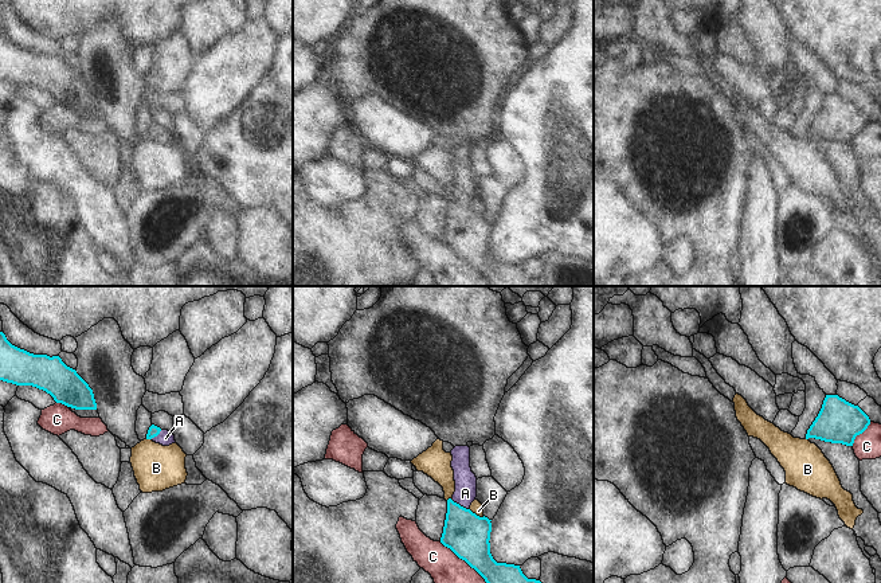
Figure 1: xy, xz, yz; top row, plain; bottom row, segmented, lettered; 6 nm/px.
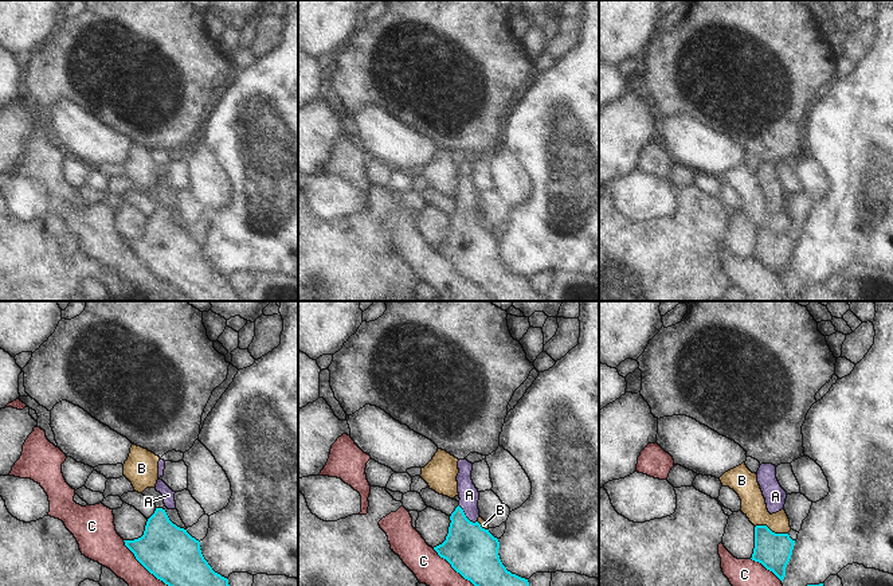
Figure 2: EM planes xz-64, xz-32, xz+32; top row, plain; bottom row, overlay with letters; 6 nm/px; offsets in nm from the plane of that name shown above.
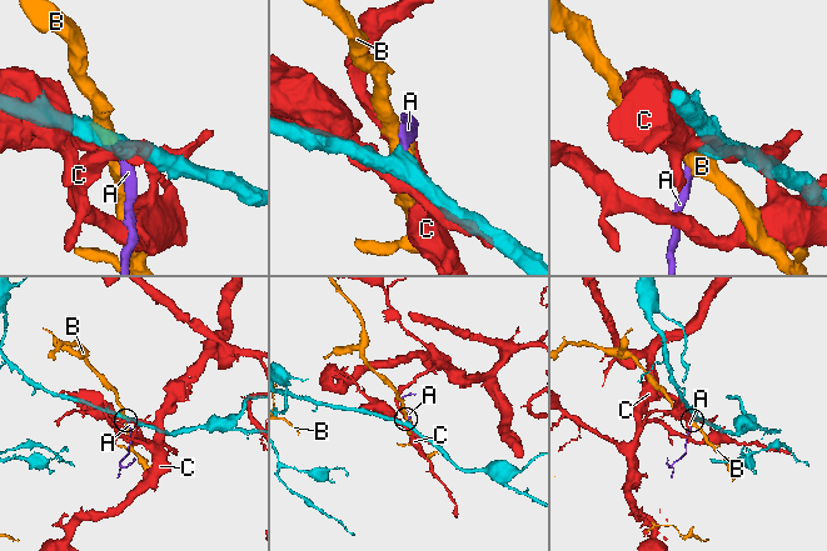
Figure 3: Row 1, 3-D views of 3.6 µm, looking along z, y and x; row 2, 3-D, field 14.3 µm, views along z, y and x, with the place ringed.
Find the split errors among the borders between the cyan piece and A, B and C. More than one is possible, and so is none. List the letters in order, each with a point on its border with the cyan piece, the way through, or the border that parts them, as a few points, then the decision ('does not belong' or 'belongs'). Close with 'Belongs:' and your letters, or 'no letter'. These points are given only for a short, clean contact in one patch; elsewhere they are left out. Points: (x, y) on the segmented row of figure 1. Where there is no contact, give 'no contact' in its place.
A: xz (458, 504) | across xz (468, 535), (458, 517), (458, 504), (465, 493) | belongs
B: xz (476, 515) | along xz (469, 508), (477, 515), (484, 516) | does not belong
C: xz (464, 559) | does not belong
Belongs: A

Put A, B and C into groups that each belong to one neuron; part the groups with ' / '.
A / B / C

